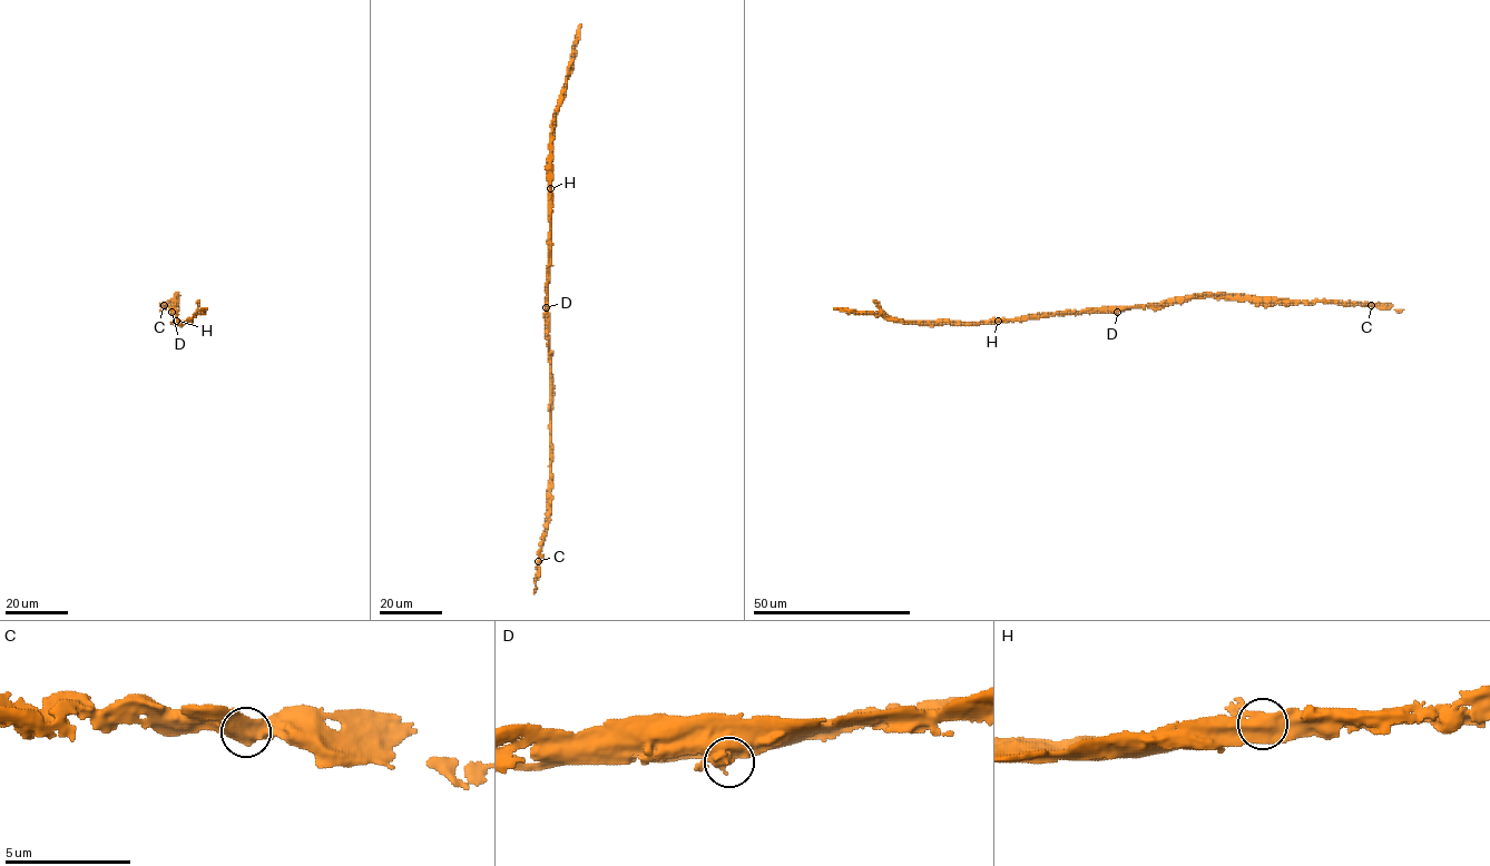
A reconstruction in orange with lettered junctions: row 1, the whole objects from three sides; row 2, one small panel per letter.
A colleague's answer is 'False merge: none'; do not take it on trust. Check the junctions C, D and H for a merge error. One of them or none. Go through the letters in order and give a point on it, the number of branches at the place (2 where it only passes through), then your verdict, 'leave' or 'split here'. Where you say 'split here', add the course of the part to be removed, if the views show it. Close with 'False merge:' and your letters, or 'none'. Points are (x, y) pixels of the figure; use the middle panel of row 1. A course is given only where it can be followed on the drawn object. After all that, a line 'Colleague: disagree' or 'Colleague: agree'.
C: place (538, 561); branches 2; leave
D: place (546, 307); branches 2; leave
H: place (550, 188); branches 3; leave
False merge: none
Colleague: agree

